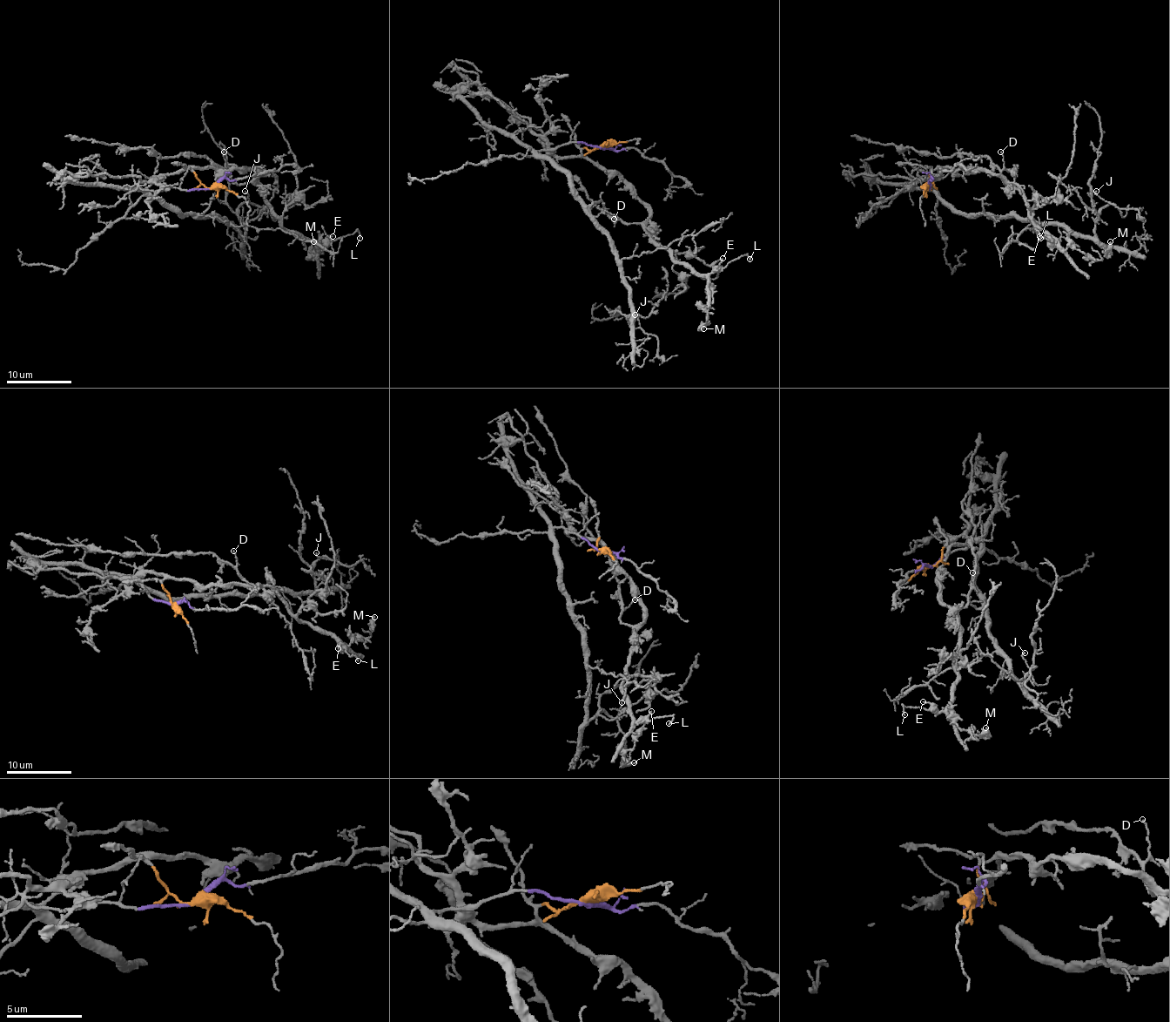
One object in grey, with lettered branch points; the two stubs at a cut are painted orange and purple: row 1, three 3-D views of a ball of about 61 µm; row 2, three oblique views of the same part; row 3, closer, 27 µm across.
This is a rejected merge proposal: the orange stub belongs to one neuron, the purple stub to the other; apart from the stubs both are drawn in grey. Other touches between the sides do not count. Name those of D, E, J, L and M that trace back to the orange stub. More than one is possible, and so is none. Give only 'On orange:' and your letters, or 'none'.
On orange: D, E, L, M

